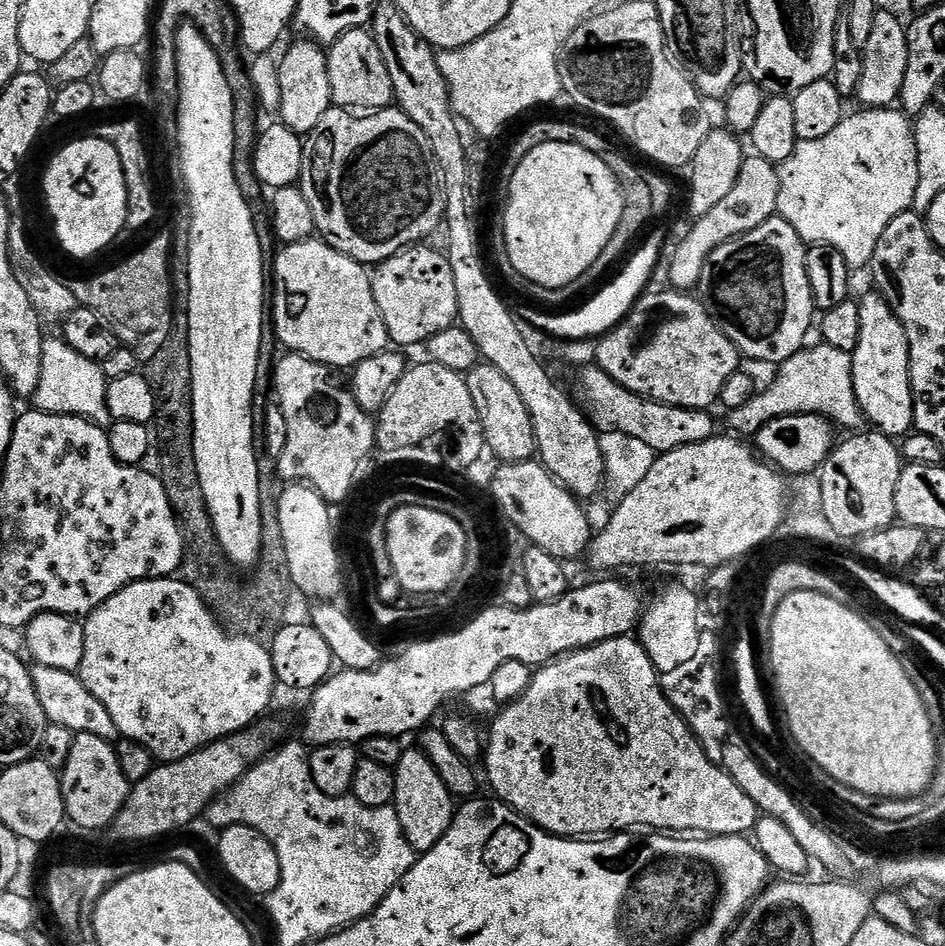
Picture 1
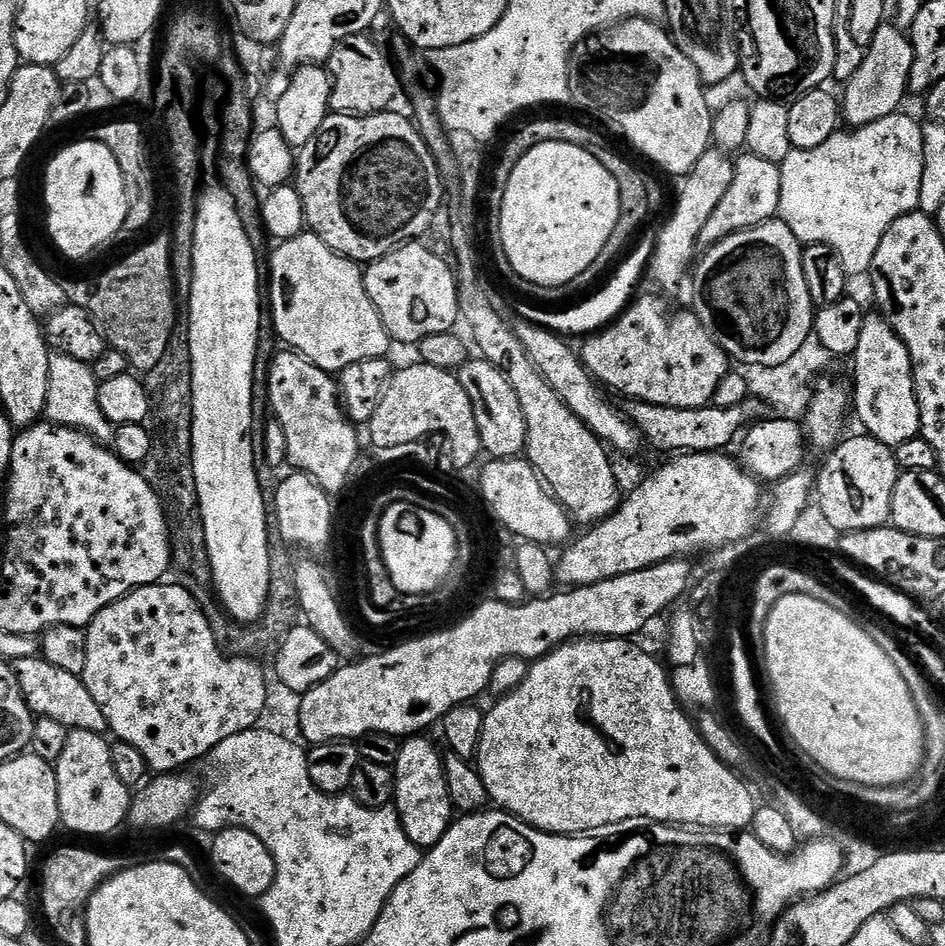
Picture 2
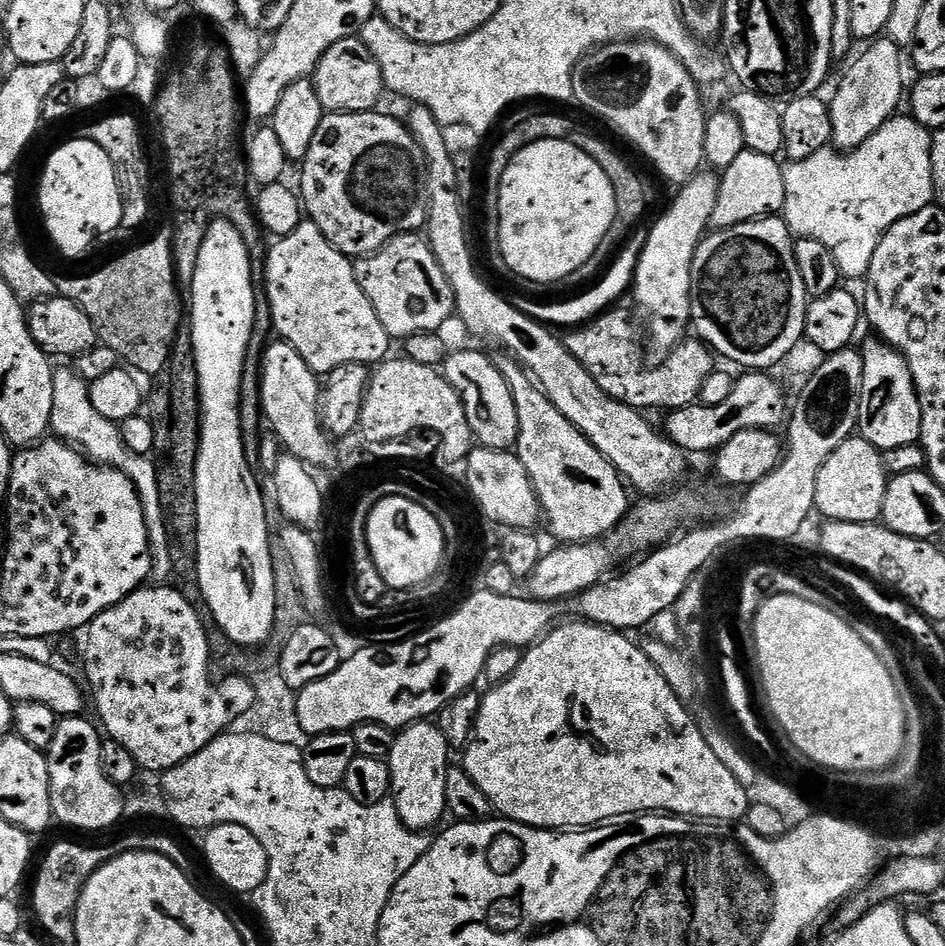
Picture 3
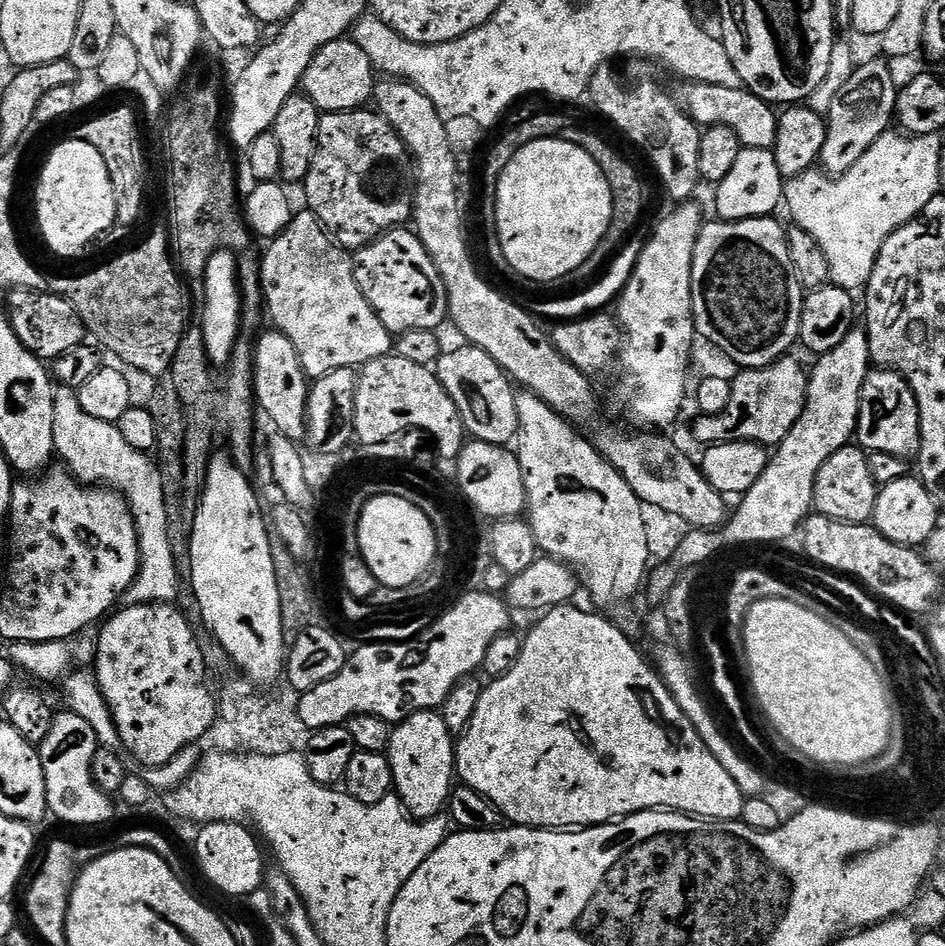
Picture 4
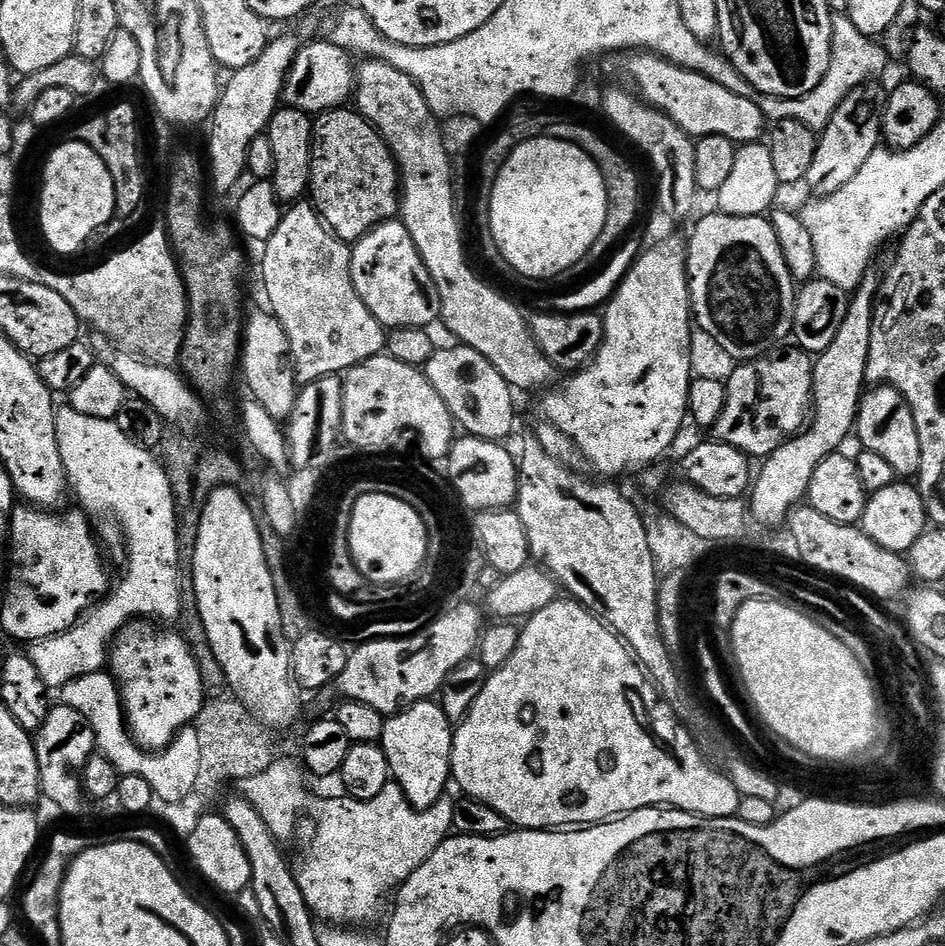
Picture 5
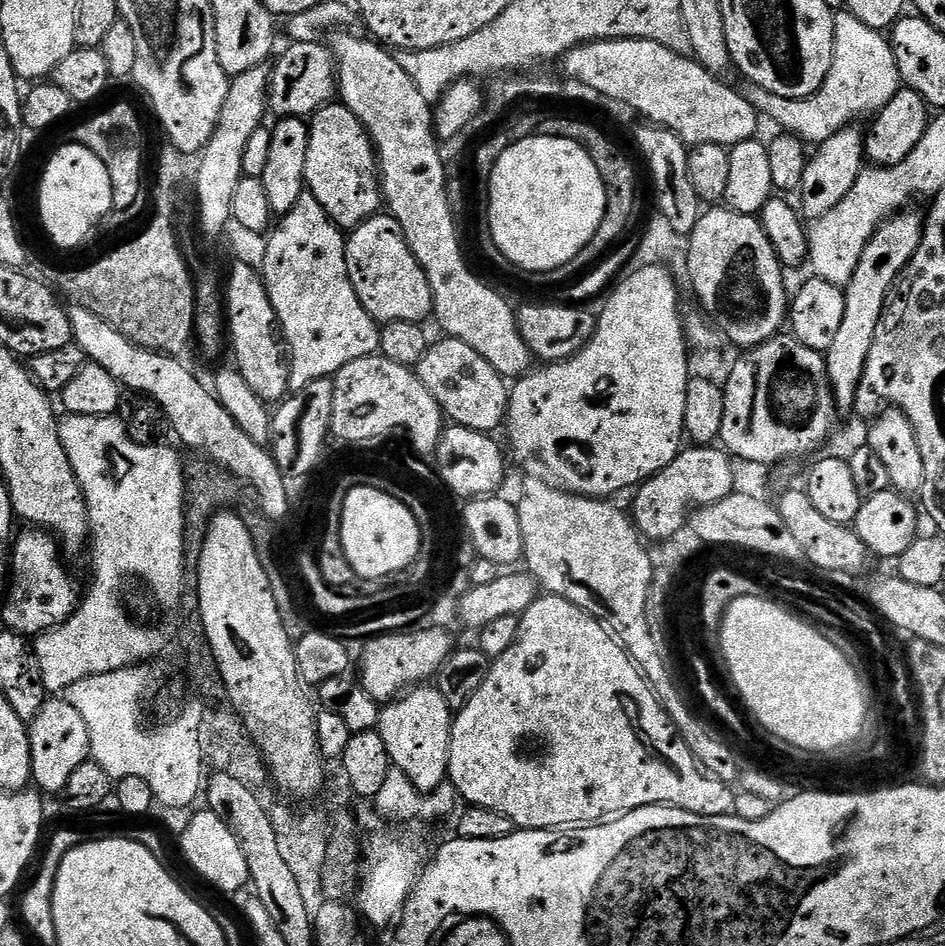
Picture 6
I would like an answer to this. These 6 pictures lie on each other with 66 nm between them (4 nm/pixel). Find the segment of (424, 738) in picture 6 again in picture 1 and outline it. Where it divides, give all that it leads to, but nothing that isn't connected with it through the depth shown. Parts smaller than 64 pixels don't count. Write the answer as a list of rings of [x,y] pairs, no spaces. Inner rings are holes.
[[[405,750],[394,771],[396,774],[394,807],[398,814],[398,822],[406,834],[406,842],[410,842],[410,846],[418,854],[423,854],[431,850],[450,830],[454,815],[454,797],[442,782],[438,770],[434,770],[430,758],[426,758],[422,751]]]

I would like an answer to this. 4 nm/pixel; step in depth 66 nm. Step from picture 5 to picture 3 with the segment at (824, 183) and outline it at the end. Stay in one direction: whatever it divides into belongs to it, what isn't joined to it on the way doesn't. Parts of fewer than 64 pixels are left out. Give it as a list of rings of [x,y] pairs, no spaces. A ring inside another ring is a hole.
[[[877,38],[865,48],[868,49],[847,65],[848,73],[841,78],[840,89],[830,99],[832,144],[840,150],[851,150],[866,142],[866,138],[870,138],[878,126],[897,115],[899,108],[896,107],[902,104],[906,96],[904,64],[900,61],[902,48],[889,38]]]

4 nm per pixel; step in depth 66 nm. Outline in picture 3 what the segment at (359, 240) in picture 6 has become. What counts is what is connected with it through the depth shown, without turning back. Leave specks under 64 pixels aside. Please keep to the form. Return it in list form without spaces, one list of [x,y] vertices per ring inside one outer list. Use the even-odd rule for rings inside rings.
[[[405,234],[395,236],[388,244],[383,244],[378,251],[363,257],[355,265],[355,270],[366,298],[370,298],[382,326],[386,326],[389,337],[401,336],[401,338],[407,338],[423,332],[439,333],[441,331],[440,327],[448,319],[453,319],[456,296],[452,292],[450,282],[438,262],[438,258],[432,253],[432,245],[423,235]]]

